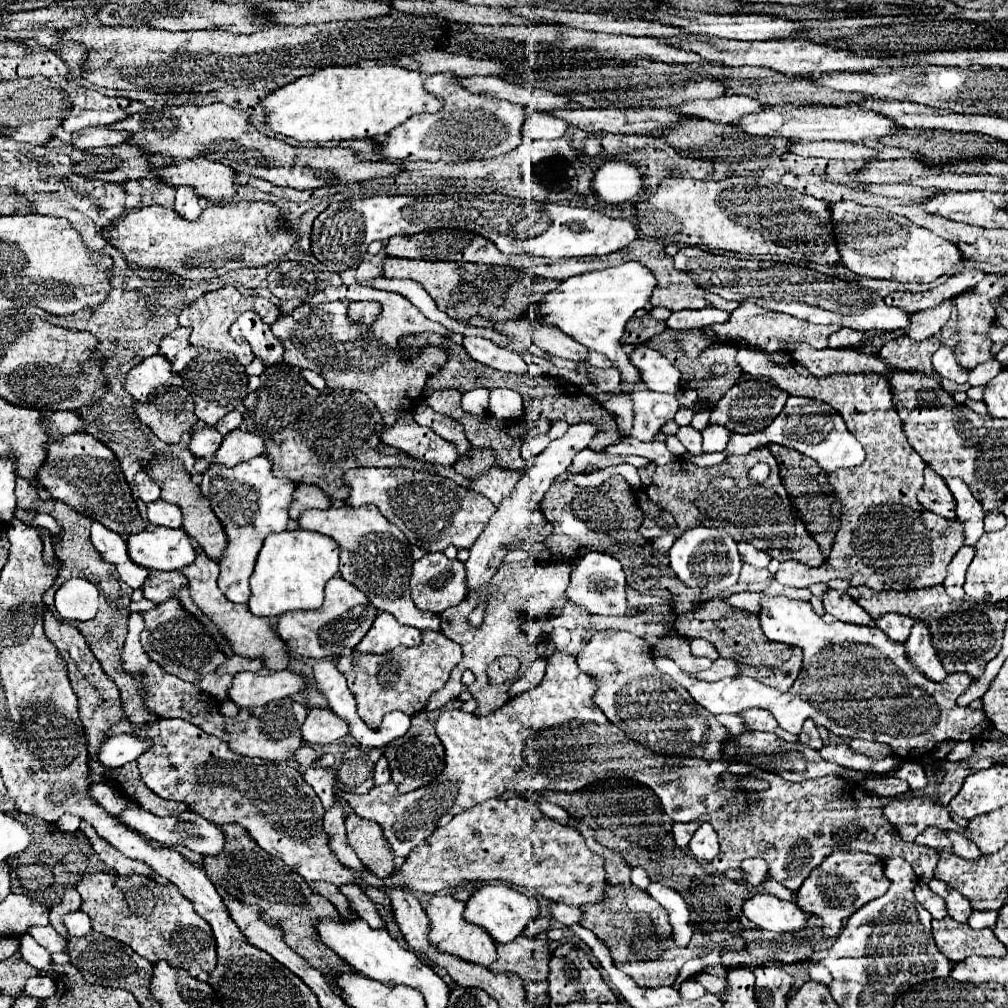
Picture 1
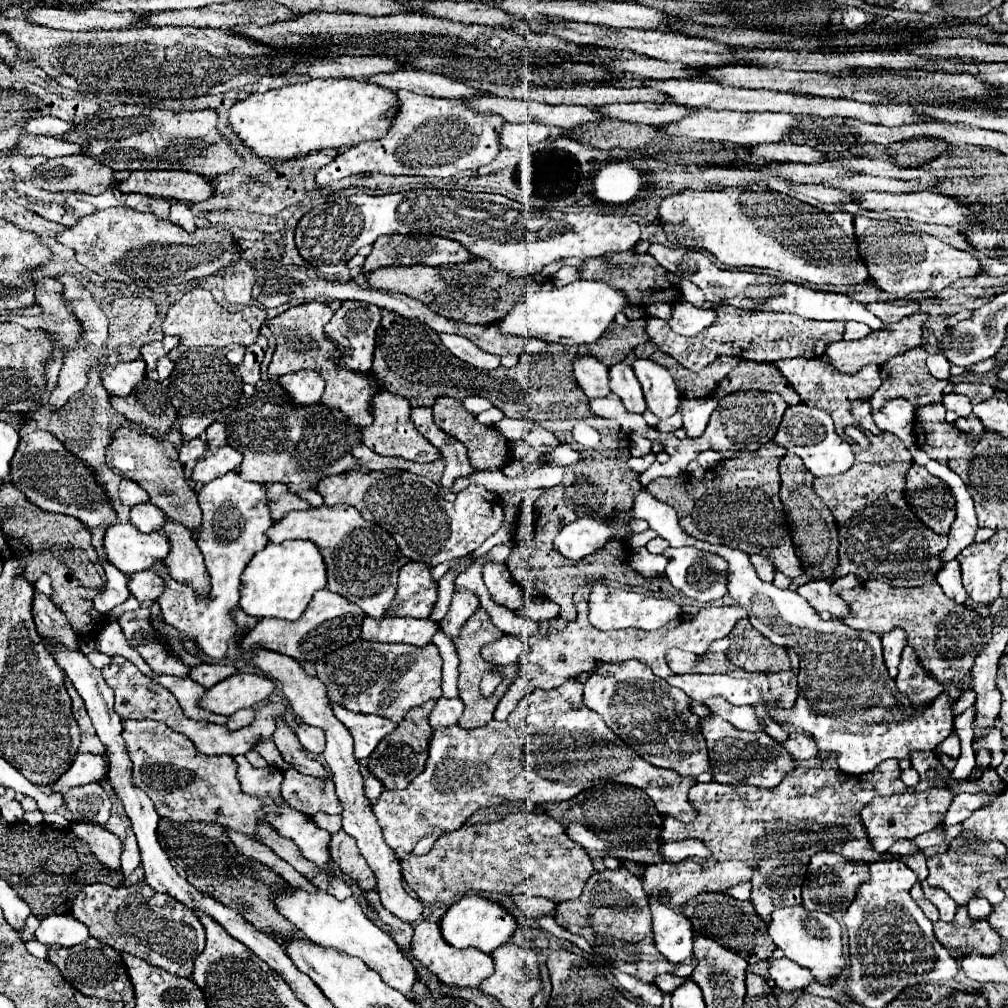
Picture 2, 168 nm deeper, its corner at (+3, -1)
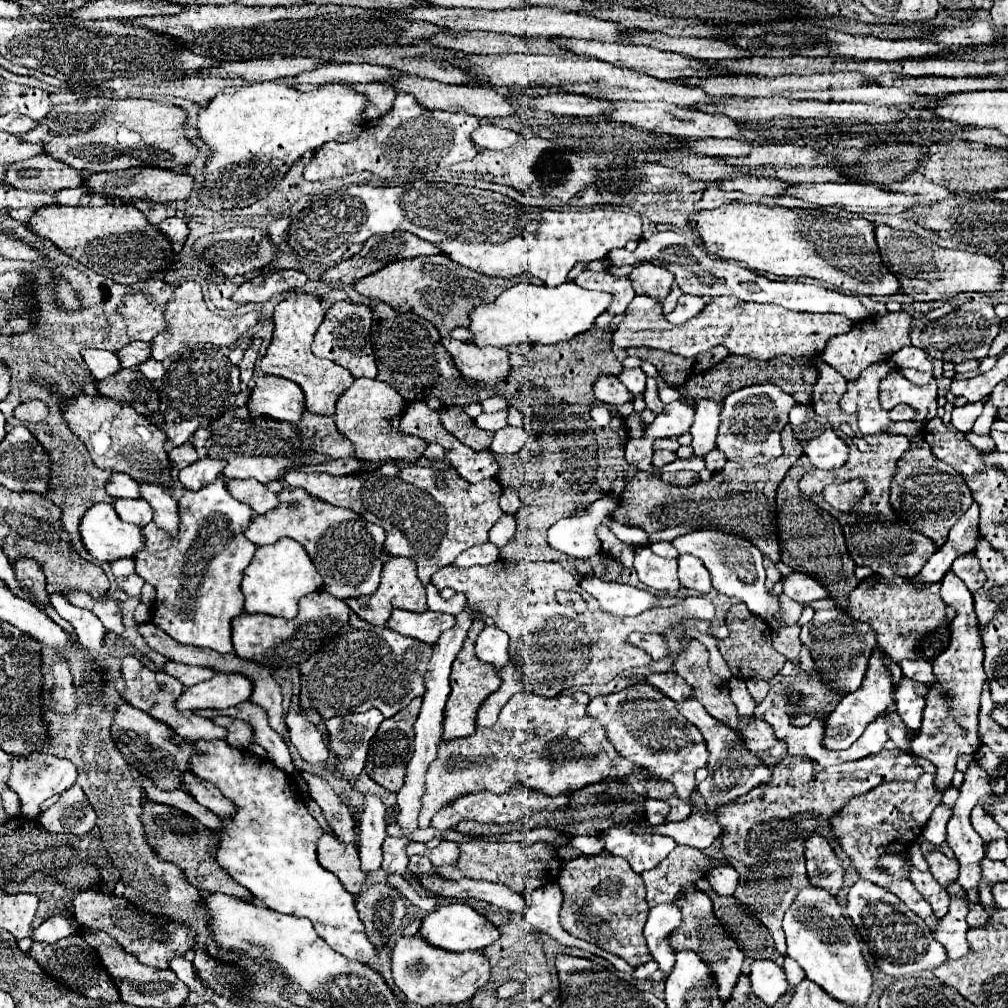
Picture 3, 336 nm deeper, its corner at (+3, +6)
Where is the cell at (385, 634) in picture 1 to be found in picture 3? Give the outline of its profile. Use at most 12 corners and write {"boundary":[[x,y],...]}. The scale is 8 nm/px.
{"boundary":[[394,609],[386,627],[434,645],[454,625],[448,613]]}

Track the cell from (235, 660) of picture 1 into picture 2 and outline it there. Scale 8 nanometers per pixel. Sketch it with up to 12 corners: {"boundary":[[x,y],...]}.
{"boundary":[[200,664],[188,678],[204,688],[236,674],[232,664]]}

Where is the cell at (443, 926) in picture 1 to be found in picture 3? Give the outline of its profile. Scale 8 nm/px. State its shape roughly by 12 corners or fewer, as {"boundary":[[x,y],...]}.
{"boundary":[[398,937],[392,973],[422,1007],[464,1003],[488,981],[480,951]]}

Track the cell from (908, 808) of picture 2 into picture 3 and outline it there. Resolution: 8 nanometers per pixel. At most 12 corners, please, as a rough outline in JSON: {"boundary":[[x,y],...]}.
{"boundary":[[934,775],[874,787],[832,819],[860,877],[934,915],[908,879],[876,867],[906,854],[942,793]]}

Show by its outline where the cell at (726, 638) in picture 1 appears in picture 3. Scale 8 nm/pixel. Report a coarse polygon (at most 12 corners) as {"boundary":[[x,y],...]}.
{"boundary":[[744,603],[730,607],[718,641],[734,677],[770,679],[786,657]]}

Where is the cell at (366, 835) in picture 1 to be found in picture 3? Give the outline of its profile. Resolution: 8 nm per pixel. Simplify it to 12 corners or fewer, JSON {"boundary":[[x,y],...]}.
{"boundary":[[334,833],[318,841],[318,861],[350,893],[368,873],[360,867],[358,845]]}

